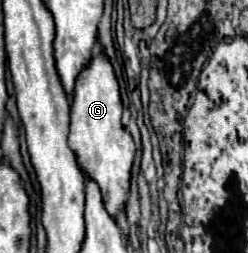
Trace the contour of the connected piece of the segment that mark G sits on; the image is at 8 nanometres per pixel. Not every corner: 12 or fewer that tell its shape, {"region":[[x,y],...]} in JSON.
{"region":[[93,52],[71,98],[69,146],[117,216],[133,138],[113,64]]}

